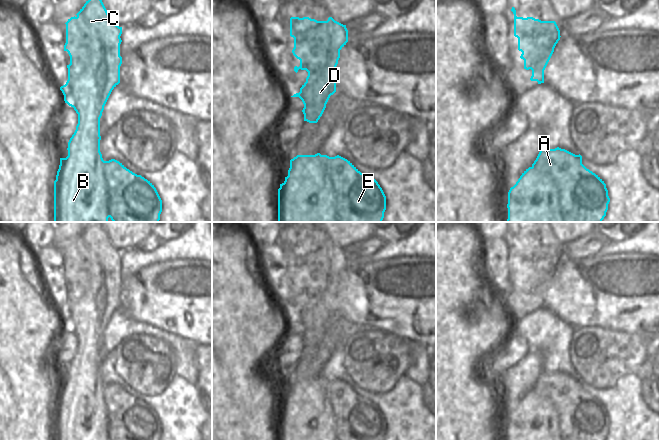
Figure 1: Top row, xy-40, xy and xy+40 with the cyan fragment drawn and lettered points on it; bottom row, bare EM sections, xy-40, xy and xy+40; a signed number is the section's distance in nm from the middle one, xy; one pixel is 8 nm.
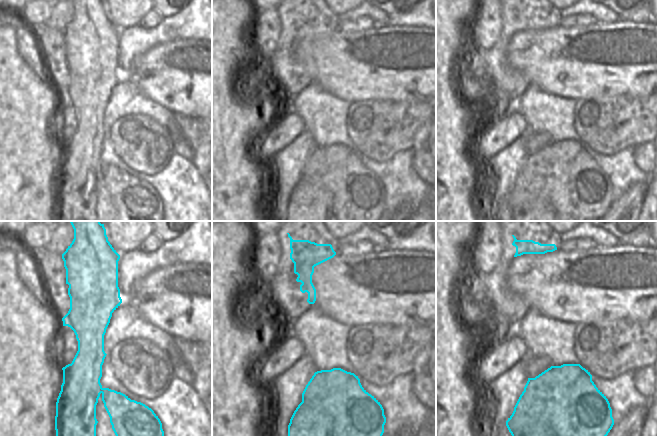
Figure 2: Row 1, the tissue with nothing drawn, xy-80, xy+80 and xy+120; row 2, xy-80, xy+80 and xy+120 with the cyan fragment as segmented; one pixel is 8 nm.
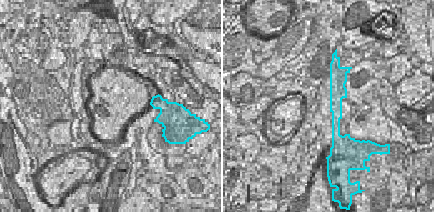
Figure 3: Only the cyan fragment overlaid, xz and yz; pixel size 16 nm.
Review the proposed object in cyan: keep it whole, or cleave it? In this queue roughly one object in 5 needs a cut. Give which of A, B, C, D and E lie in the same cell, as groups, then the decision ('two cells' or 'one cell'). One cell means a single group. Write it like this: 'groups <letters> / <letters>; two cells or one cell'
groups A E / B C D; two cells

